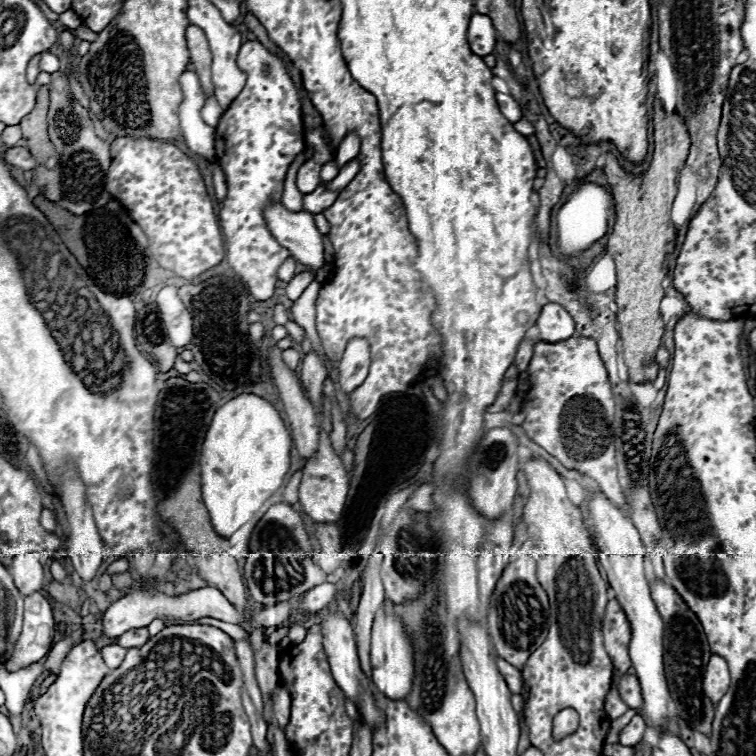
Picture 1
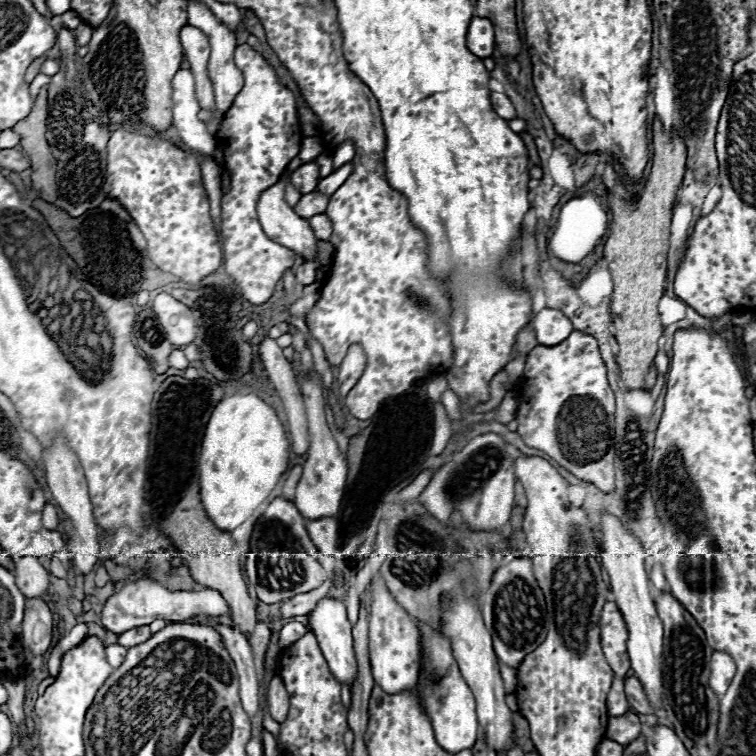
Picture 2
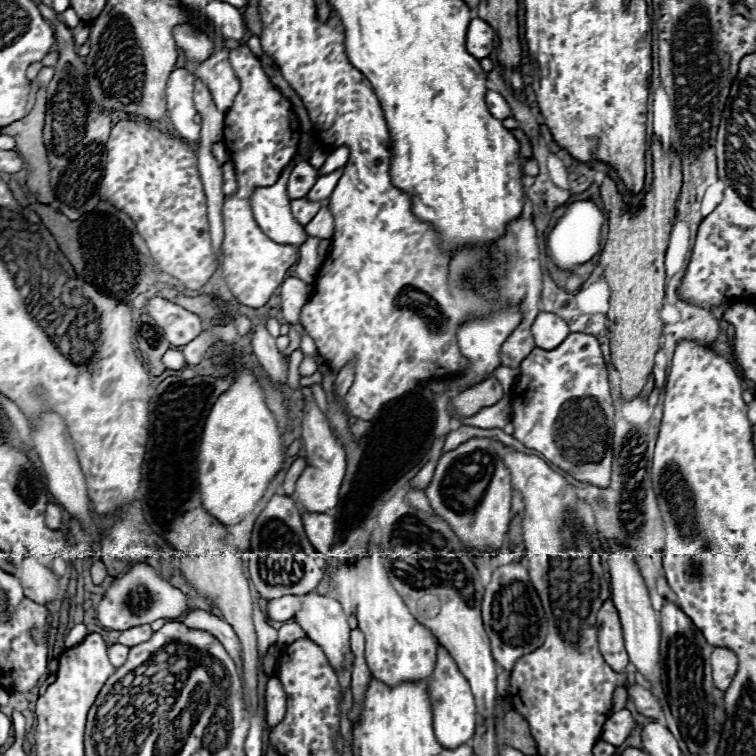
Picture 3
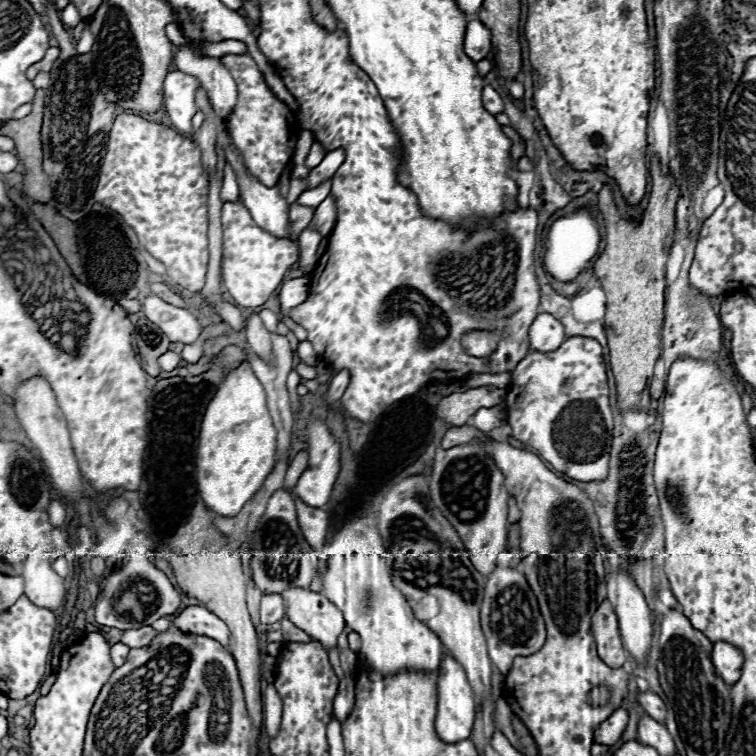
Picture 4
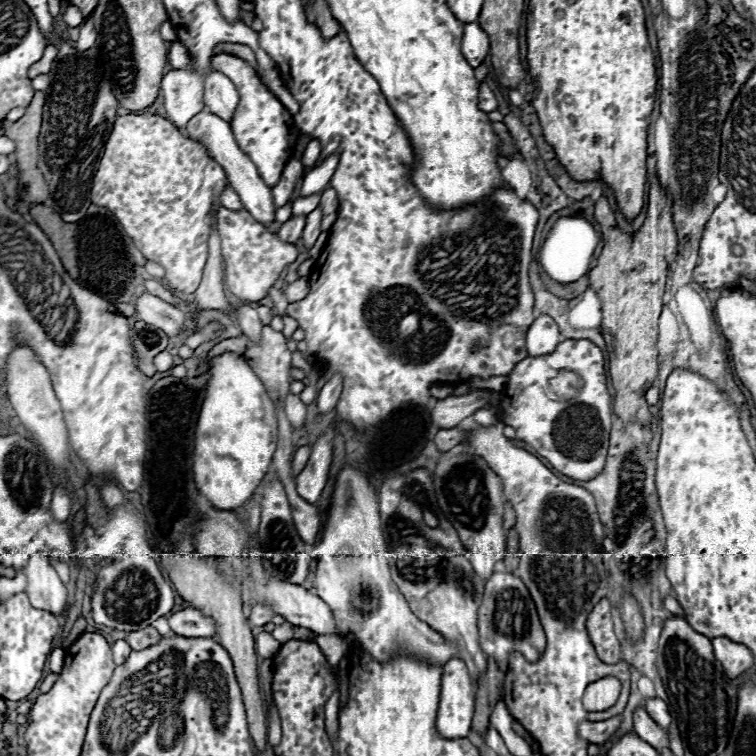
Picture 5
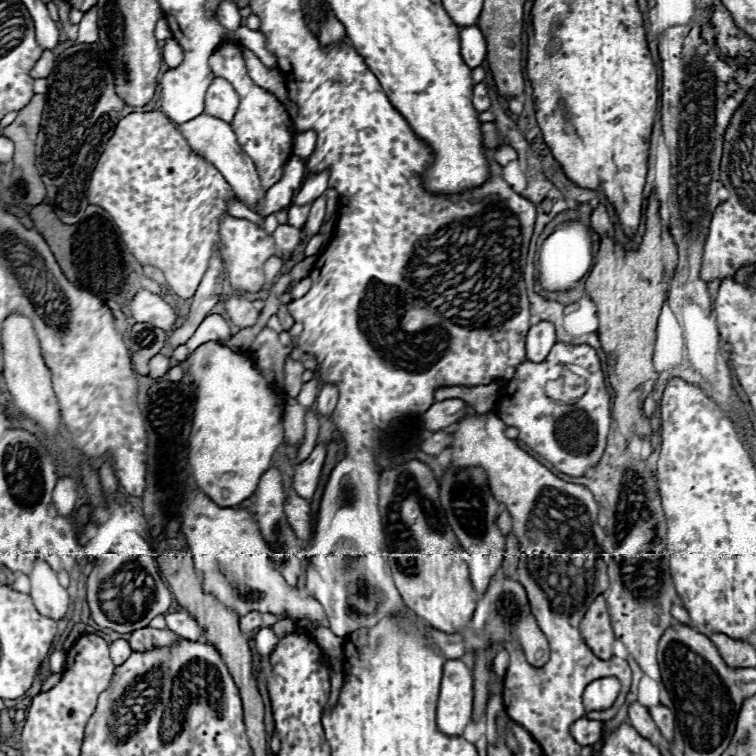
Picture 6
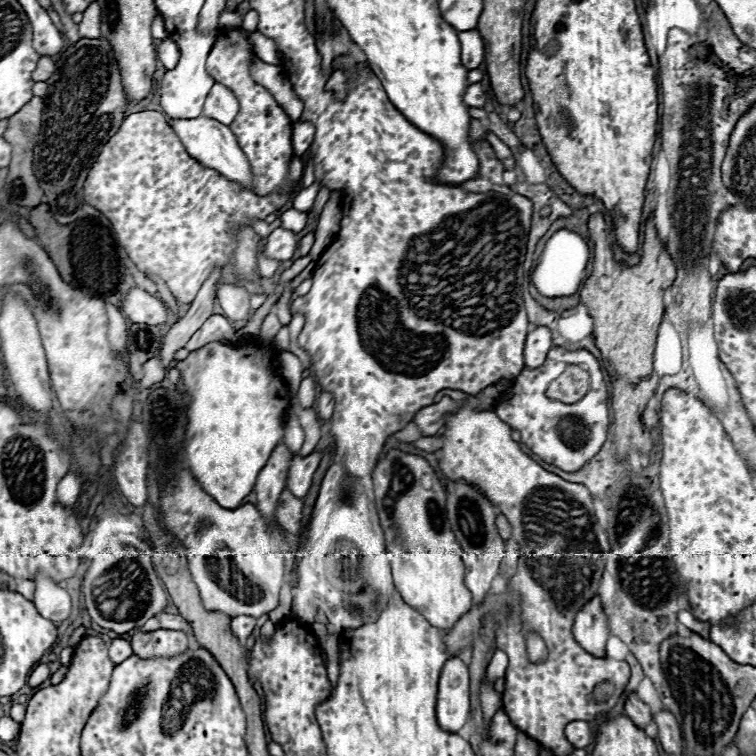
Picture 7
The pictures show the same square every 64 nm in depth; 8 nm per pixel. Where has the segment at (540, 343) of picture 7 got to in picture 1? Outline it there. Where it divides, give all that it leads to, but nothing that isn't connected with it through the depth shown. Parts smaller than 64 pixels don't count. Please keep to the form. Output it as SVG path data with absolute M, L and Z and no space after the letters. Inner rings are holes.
M546 304L536 320L540 340L542 342L562 342L574 334L574 320L572 316L558 304Z

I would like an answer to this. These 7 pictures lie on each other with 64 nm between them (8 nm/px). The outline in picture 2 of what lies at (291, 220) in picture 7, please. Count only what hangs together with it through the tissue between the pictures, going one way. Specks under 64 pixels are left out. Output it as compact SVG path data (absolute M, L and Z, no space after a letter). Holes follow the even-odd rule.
M344 164L344 166L340 166L338 170L334 170L328 178L320 178L320 182L318 182L318 186L316 186L316 192L320 192L320 194L334 194L340 186L342 186L342 182L350 176L350 172L352 172L352 164Z

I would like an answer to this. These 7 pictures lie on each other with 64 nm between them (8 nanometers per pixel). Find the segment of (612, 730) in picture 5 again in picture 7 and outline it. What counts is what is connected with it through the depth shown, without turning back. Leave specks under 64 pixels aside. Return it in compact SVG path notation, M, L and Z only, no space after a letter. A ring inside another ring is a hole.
M574 720L564 728L564 736L568 738L568 742L574 748L586 748L596 738L596 724L584 722L584 720Z

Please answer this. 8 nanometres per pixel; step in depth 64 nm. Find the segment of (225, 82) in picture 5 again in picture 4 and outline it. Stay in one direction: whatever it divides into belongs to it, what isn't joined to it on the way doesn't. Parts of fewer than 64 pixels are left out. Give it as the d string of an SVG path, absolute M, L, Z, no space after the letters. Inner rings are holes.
M180 46L174 52L174 64L178 66L178 70L196 76L200 84L204 84L212 110L226 120L232 108L236 106L238 94L236 82L228 74L228 70L220 64L220 58L202 58L194 54L190 48Z

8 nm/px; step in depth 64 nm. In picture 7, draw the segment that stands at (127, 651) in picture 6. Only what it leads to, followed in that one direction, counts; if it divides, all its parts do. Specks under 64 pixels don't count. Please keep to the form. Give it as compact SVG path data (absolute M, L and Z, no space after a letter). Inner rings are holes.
M112 640L112 644L110 644L110 660L114 662L114 664L120 664L120 662L124 662L126 658L130 658L132 656L132 648L130 648L130 642L126 642L126 640Z

